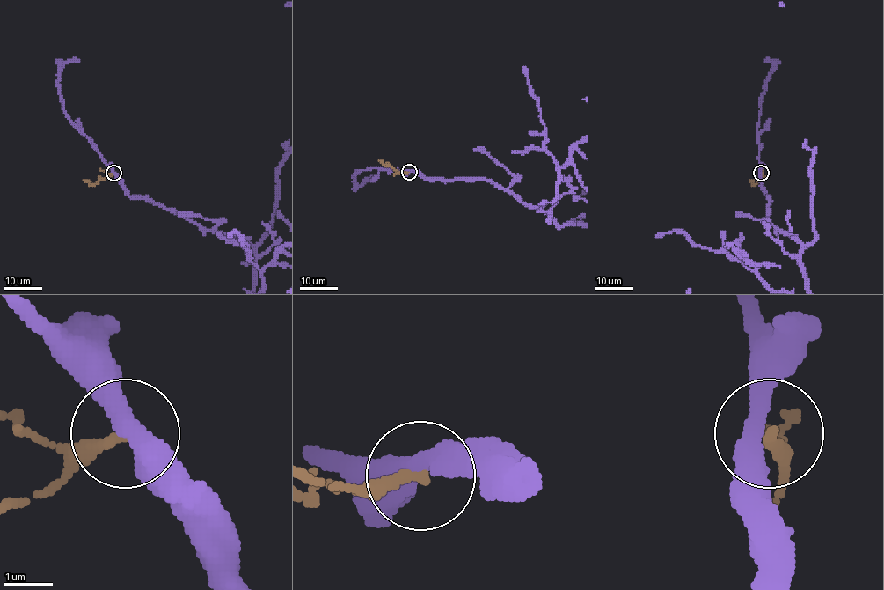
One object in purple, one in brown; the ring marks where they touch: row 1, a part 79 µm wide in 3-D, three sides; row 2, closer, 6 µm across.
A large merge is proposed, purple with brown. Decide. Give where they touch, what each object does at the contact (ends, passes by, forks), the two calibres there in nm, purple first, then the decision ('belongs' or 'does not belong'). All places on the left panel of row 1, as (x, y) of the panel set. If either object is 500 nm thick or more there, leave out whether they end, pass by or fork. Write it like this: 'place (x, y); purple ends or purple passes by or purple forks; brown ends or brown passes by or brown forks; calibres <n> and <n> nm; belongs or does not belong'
place (113, 173); purple passes by; brown ends; calibres 420 and 260 nm; does not belong

